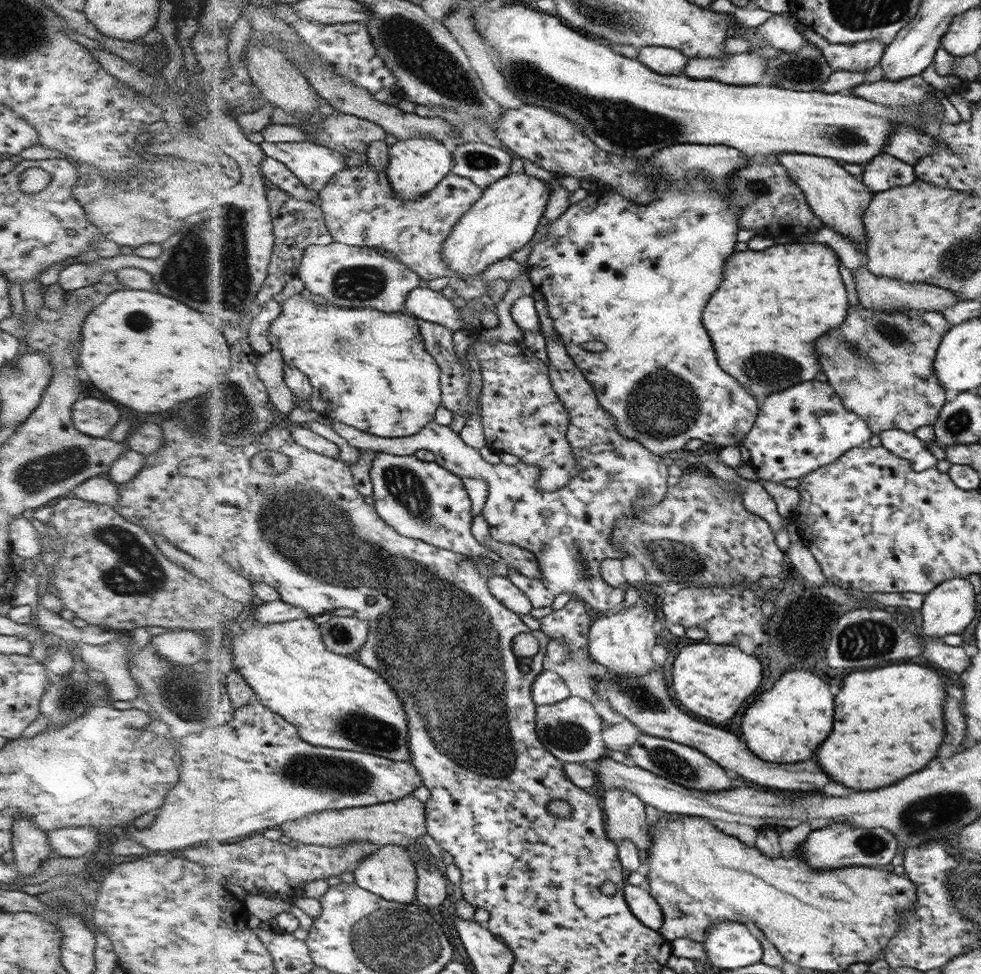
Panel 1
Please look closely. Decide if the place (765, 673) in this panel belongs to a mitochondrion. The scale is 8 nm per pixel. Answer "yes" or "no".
no

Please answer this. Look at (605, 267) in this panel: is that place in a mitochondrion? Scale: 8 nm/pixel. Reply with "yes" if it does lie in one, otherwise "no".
no

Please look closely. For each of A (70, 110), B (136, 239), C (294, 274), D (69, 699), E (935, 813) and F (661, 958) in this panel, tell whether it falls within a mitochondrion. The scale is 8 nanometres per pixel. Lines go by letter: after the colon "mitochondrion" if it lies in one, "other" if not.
A: other
B: other
C: other
D: mitochondrion
E: mitochondrion
F: other

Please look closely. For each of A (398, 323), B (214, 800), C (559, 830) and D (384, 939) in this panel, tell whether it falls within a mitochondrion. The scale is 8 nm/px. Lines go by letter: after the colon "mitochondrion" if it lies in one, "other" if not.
A: other
B: other
C: other
D: mitochondrion

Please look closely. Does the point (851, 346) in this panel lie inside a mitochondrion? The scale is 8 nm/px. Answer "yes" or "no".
yes

